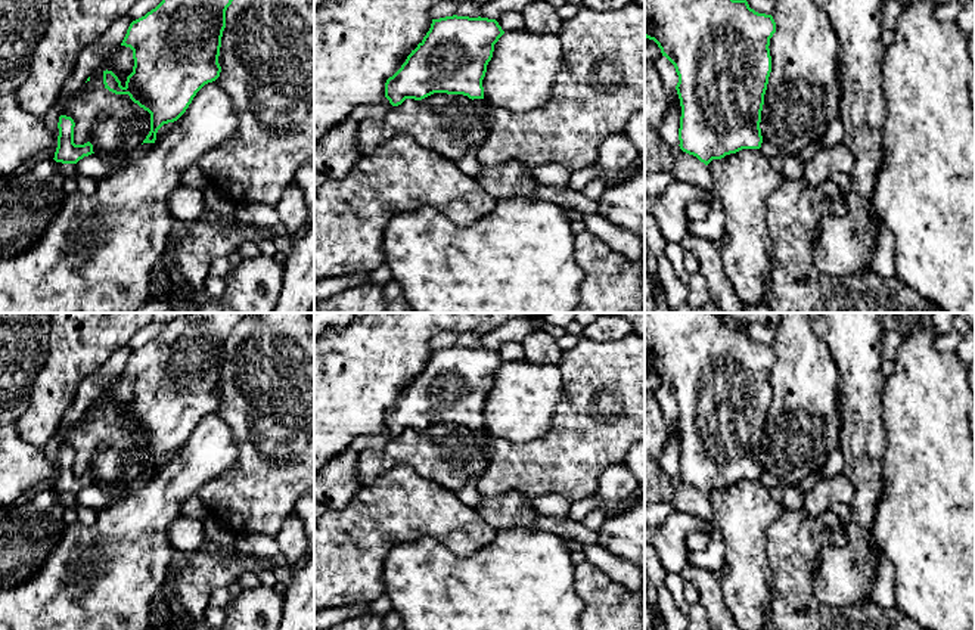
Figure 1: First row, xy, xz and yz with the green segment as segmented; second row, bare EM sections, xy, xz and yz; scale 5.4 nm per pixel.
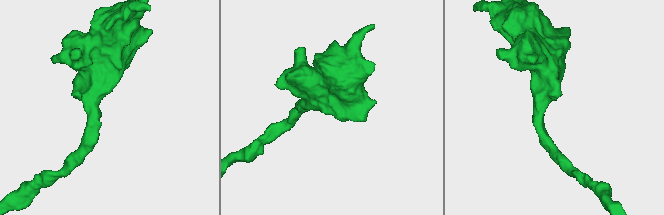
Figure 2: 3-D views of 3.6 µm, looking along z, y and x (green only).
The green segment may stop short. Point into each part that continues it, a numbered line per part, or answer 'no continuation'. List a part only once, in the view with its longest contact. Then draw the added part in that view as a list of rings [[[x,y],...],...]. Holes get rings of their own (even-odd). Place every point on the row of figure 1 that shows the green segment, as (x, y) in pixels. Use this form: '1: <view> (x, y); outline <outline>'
no continuation

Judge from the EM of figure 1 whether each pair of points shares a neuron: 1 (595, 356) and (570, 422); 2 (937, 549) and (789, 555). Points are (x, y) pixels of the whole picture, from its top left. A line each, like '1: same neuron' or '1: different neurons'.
1: same neuron
2: different neurons

